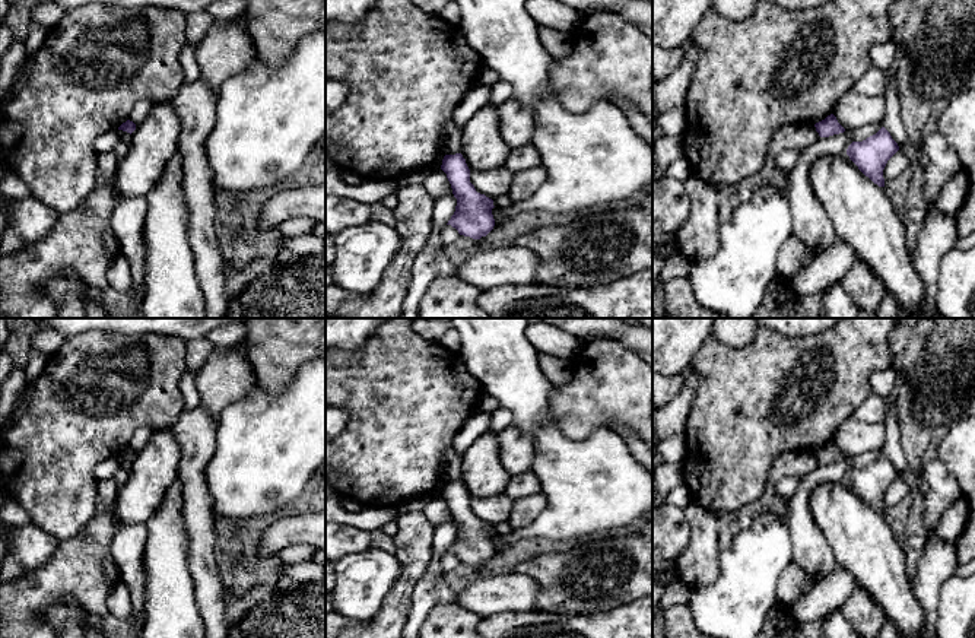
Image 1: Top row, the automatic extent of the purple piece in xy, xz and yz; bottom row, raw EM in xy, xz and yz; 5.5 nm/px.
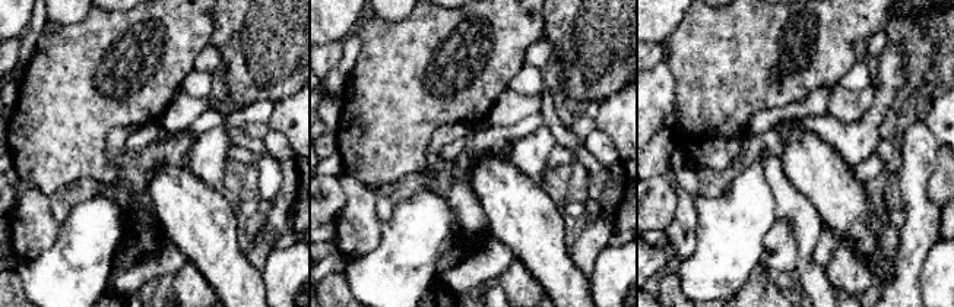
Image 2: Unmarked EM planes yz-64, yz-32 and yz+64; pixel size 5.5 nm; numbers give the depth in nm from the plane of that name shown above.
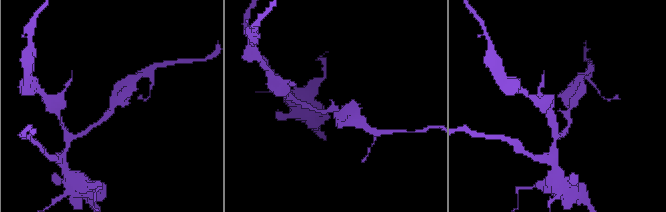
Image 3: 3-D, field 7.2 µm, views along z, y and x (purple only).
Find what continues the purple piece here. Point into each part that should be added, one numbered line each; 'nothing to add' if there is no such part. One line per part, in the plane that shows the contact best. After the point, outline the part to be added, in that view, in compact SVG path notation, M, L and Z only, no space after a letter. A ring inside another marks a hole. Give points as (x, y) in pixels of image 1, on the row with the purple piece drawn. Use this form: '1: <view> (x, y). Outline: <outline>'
nothing to add

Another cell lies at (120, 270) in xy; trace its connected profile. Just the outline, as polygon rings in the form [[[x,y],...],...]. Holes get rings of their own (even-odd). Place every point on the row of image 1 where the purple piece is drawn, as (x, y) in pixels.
[[[120,253],[108,269],[108,285],[120,293],[128,293],[131,283],[130,261]]]

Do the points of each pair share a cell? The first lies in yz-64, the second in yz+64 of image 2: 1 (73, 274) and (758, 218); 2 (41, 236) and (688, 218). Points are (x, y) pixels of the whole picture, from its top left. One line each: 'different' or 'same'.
1: same
2: same

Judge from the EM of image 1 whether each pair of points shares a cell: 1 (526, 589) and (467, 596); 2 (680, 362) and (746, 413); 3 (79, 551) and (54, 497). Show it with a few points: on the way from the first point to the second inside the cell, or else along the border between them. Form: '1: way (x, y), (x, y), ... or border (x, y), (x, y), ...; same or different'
1: way (511, 592), (482, 596); same
2: border (707, 339), (688, 370); different
3: border (95, 510), (91, 520), (75, 536), (59, 542); different

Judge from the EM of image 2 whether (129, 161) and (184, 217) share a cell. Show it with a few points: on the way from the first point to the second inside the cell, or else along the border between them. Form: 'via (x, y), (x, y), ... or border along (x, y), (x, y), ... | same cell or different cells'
border along (180, 165), (152, 173), (148, 193), (158, 215) | different cells

